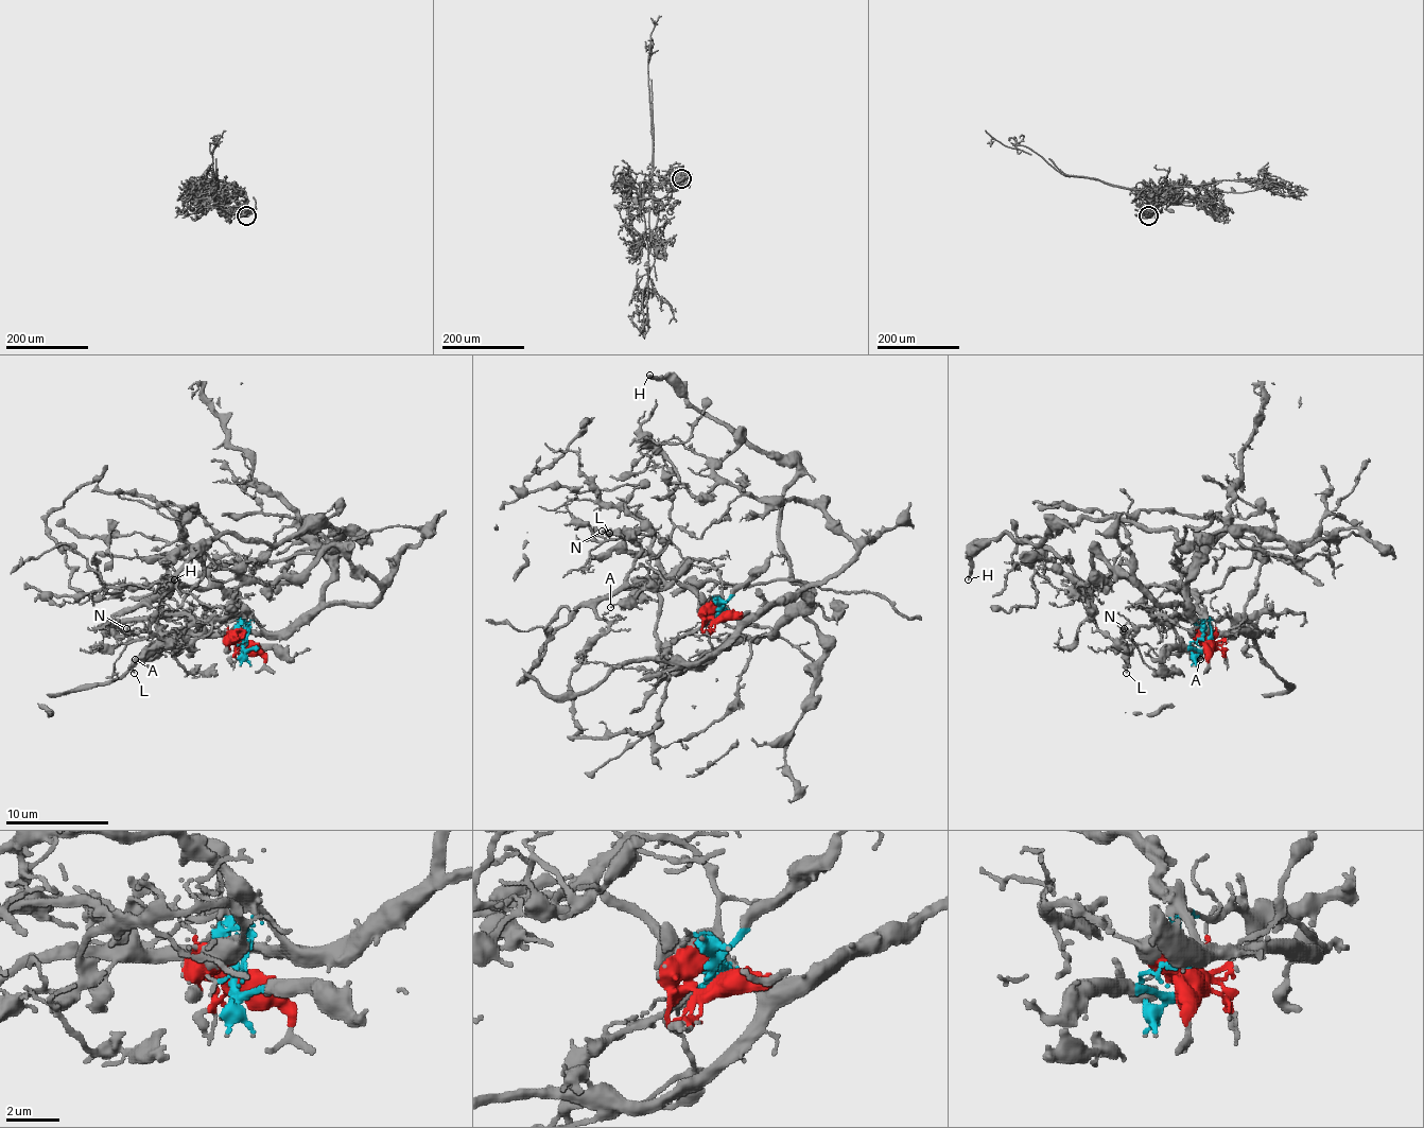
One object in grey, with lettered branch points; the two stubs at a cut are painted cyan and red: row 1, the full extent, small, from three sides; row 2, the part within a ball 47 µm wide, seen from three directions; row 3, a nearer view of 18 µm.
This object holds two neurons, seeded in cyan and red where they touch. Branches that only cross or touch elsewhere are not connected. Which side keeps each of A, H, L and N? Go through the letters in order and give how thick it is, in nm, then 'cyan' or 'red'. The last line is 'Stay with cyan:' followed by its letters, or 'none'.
A: 120 nm | red
H: 240 nm | cyan
L: 300 nm | red
N: 160 nm | red
Stay with cyan: H

